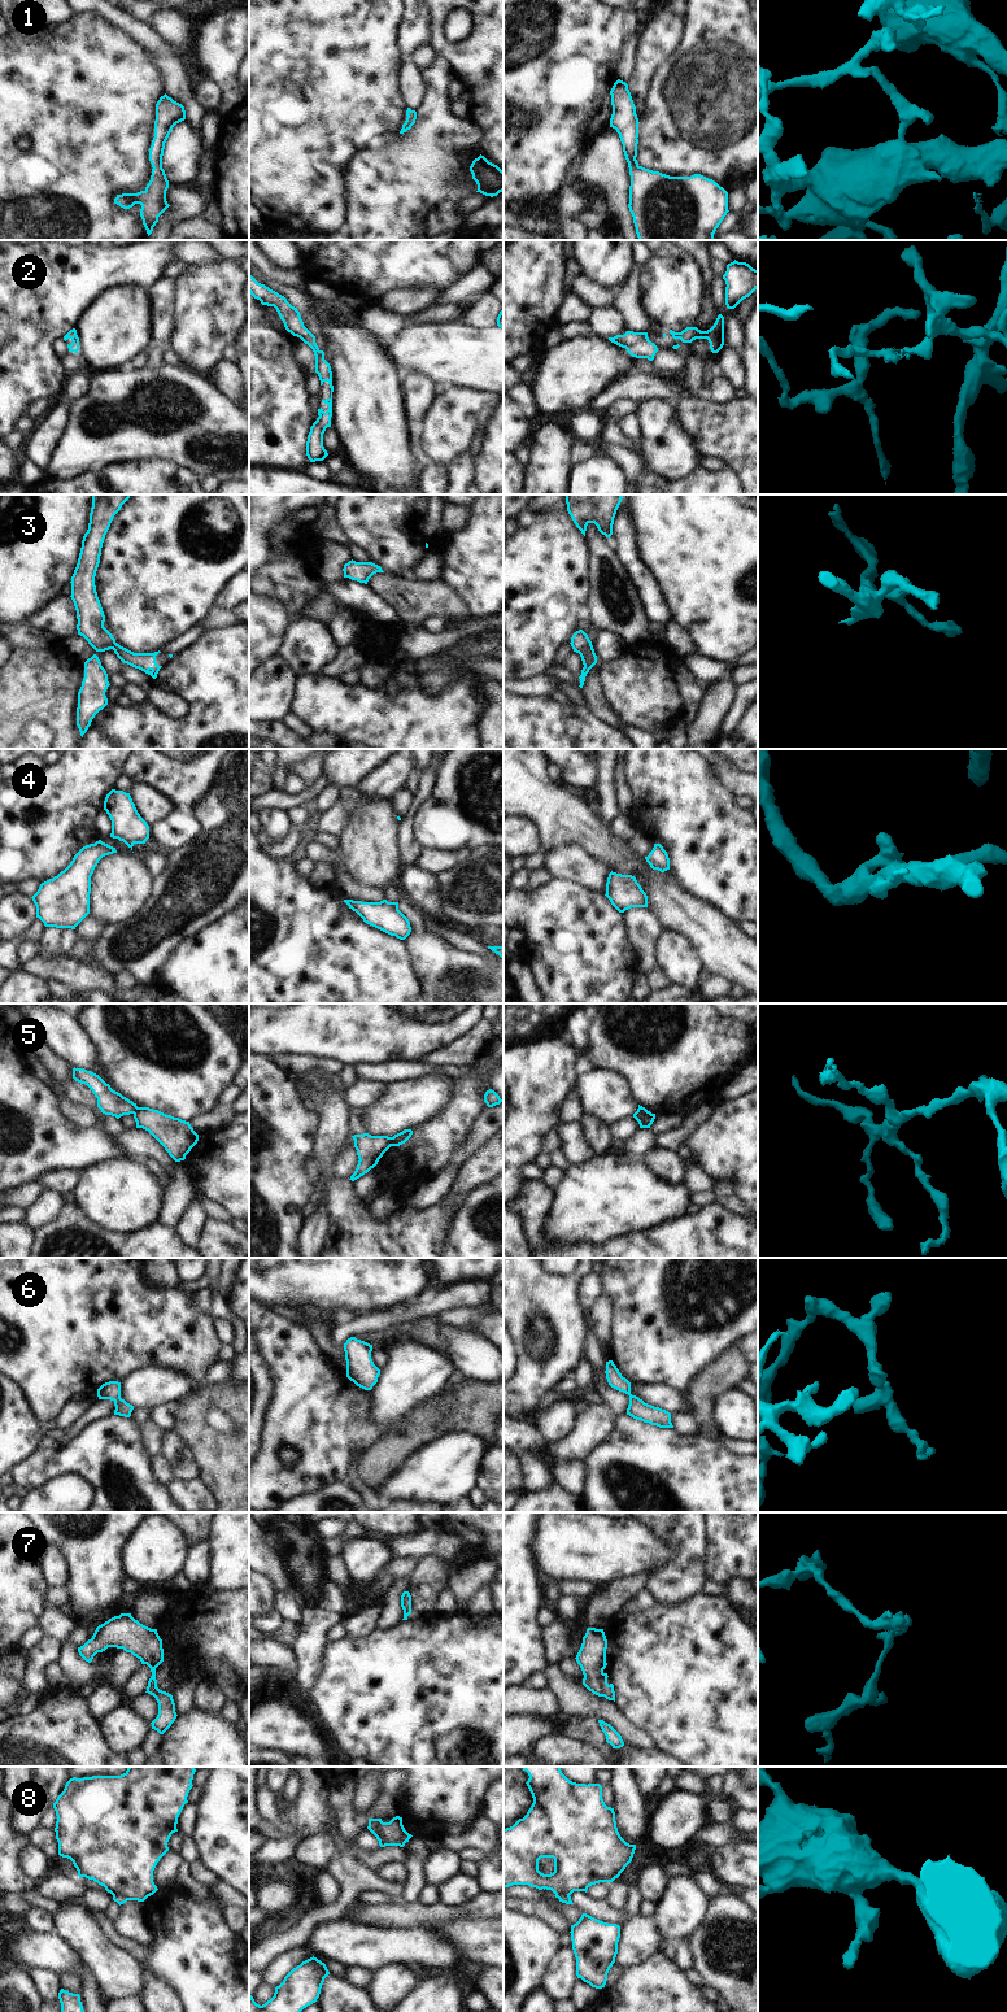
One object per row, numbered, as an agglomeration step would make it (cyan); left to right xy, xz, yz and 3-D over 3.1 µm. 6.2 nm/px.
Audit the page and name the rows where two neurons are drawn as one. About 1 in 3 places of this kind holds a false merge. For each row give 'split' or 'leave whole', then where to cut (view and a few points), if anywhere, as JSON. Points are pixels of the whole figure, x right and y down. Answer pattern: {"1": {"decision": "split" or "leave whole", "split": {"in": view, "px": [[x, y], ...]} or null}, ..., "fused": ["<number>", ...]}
{"1": {"decision": "leave whole", "split": null}, "2": {"decision": "leave whole", "split": null}, "3": {"decision": "leave whole", "split": null}, "4": {"decision": "leave whole", "split": null}, "5": {"decision": "split", "split": {"in": "xz", "px": [[389, 1137], [391, 1145]]}}, "6": {"decision": "leave whole", "split": null}, "7": {"decision": "split", "split": {"in": "yz", "px": [[604, 1673], [601, 1677], [602, 1695]]}}, "8": {"decision": "split", "split": {"in": "xy", "px": [[113, 1895], [121, 1895], [127, 1899]]}}, "fused": ["5", "7", "8"]}

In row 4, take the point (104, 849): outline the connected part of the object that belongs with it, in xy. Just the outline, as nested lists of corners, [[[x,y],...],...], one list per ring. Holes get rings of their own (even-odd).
[[[101,840],[83,846],[64,871],[42,883],[31,897],[36,906],[36,918],[45,927],[75,929],[90,914],[93,870],[103,857],[113,853],[117,853],[115,848]]]

